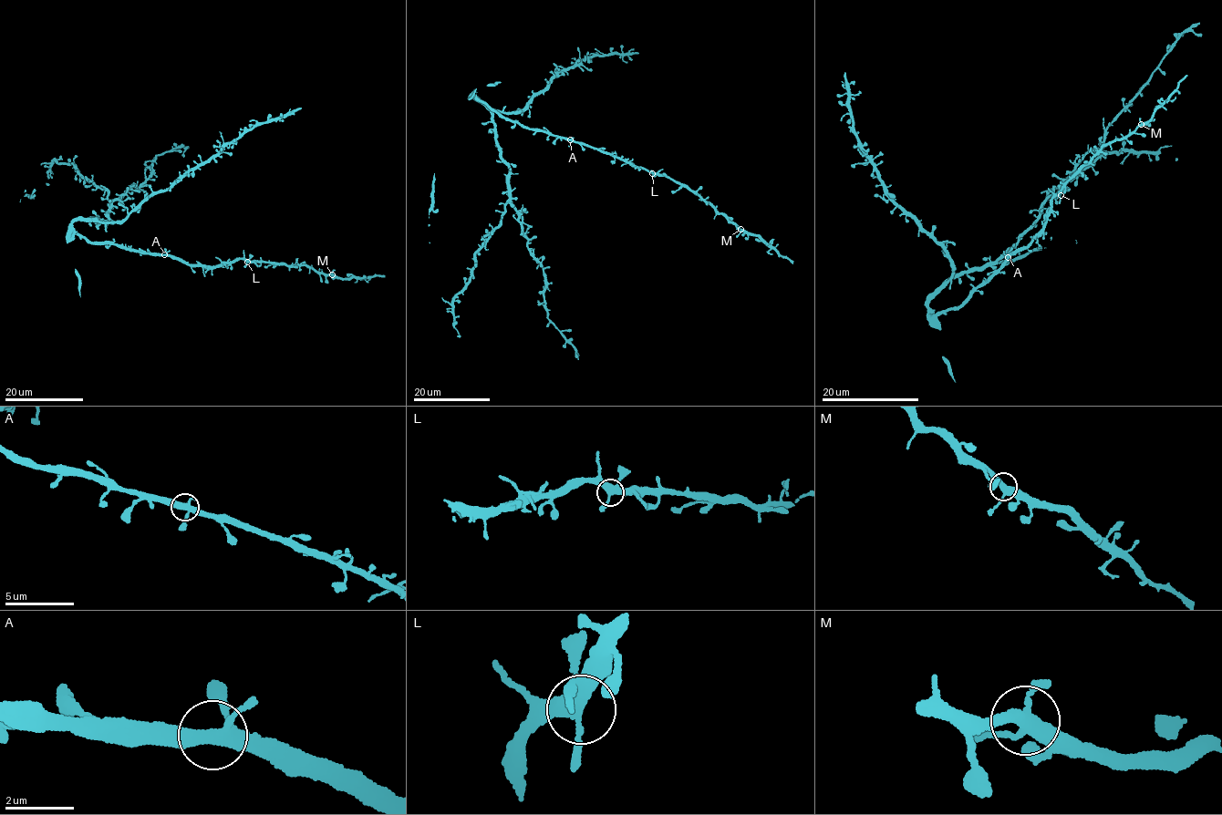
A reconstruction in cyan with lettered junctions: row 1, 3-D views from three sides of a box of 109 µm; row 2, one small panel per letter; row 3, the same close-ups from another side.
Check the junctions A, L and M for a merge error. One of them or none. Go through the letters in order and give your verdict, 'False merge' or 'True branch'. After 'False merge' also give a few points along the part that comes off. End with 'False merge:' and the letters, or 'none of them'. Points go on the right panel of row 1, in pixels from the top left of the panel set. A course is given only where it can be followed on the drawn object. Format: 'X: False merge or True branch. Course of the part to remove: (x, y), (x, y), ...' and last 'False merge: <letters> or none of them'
A: True branch
L: True branch
M: True branch
False merge: none of them

